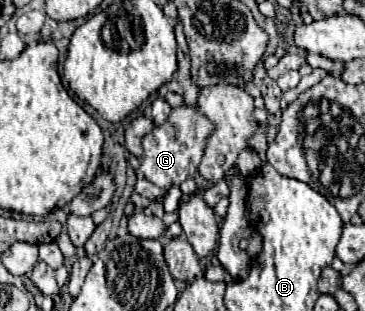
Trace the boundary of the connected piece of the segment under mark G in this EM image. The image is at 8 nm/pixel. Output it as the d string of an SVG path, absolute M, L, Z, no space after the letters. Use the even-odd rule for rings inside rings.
M186 105L172 109L168 121L160 127L154 127L154 131L146 135L142 141L144 145L144 157L140 165L142 175L162 189L170 189L172 185L180 185L188 177L194 177L200 165L200 159L204 155L206 139L212 133L212 129L214 125L204 115L200 115L198 109L186 107Z

